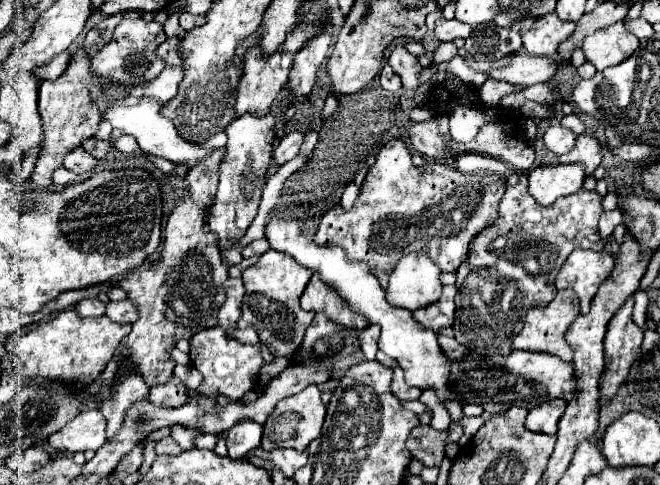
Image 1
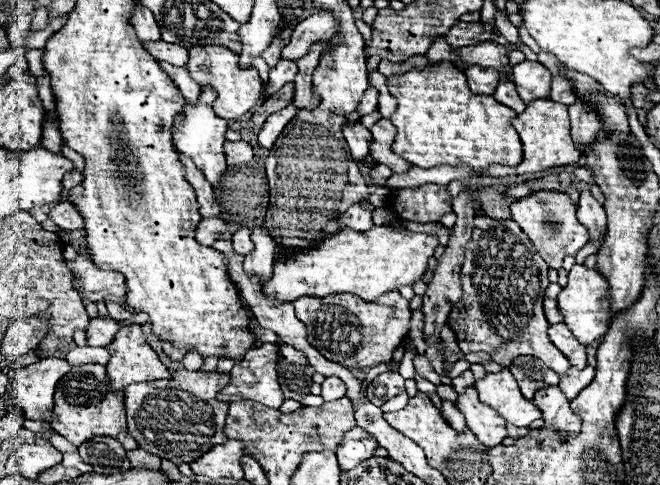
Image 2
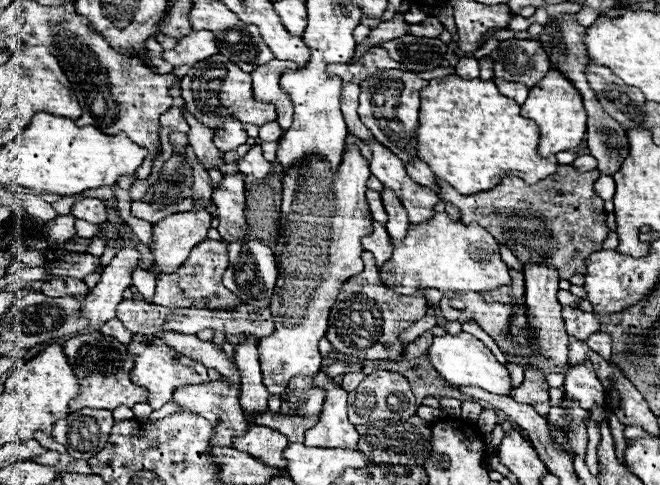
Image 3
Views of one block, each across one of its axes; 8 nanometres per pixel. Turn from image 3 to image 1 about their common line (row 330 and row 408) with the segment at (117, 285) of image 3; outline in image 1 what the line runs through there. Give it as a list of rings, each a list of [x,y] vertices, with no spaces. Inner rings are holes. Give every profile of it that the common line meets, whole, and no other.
[[[88,408],[70,420],[60,432],[50,436],[54,450],[86,452],[98,450],[106,442],[106,420],[98,408]]]

